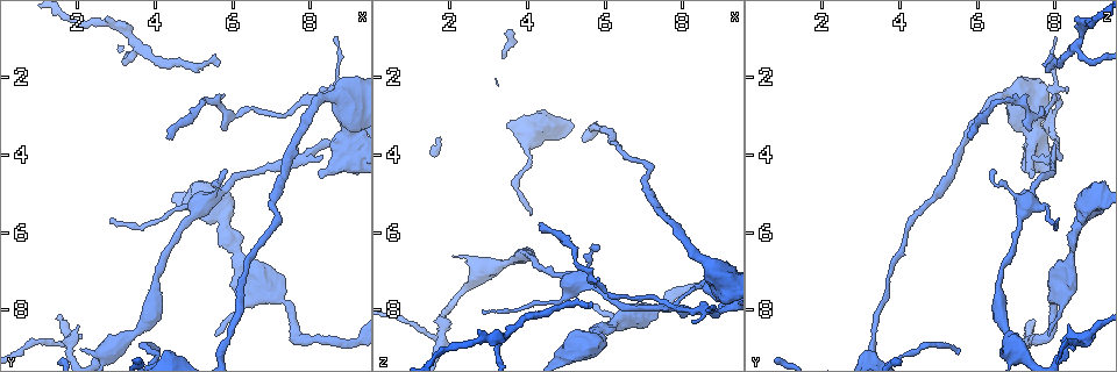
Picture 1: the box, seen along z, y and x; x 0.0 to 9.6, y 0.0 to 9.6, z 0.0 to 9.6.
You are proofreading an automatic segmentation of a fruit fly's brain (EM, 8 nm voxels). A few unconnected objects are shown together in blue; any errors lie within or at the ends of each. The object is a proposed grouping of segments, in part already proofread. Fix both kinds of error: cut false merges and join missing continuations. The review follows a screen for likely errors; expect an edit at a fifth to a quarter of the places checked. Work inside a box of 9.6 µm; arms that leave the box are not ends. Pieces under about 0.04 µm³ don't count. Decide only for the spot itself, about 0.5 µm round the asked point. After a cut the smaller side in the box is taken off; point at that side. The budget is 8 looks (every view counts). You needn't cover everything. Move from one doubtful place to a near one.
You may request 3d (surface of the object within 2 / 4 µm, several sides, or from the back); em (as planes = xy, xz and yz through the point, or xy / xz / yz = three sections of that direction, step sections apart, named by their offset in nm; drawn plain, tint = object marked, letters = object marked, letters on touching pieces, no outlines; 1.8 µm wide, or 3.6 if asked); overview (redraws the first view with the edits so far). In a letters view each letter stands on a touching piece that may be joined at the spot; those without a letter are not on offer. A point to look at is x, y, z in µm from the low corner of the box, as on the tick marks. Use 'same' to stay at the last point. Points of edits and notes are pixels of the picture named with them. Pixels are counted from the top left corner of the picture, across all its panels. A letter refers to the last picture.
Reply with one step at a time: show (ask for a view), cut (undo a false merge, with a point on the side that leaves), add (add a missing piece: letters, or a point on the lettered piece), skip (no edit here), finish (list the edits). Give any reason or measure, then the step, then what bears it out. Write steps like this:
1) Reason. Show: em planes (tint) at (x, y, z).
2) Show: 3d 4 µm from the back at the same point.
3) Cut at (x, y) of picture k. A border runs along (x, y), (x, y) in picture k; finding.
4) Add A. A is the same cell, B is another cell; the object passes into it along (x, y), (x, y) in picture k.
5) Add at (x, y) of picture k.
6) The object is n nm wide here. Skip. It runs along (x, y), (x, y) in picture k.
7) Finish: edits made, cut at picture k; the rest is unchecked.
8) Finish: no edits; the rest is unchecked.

Tapers out. Show: 3d 2 µm at (5.85, 3.35, 7.35).

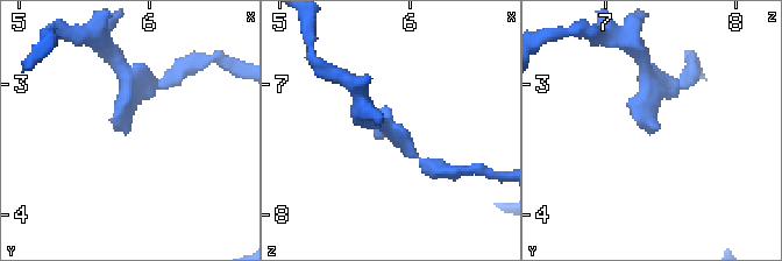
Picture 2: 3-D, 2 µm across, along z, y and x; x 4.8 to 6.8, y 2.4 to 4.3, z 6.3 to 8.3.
Show: em xy step 16 (letters) at (5.84, 3.38, 7.32).

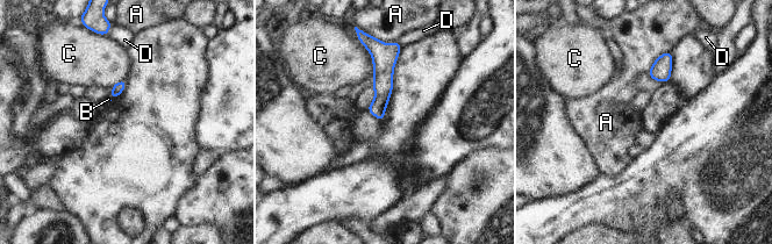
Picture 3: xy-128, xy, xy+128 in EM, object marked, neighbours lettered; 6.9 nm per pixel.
Skip. A, B, C and D are other cells; none of them fits.

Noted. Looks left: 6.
Branch stops here. Show: em xy step 8 (letters) at (5.65, 1.70, 7.85).

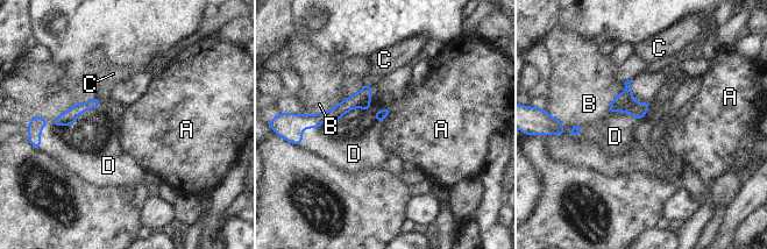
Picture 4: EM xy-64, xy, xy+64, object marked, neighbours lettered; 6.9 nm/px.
Add D. D is the same cell, A, B and C are other cells; the object passes into it along (624, 102), (629, 112), (615, 136) in picture 4; it goes on there.

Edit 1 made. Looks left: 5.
Long arm stops here. Show: 3d 2 µm at (4.35, 3.65, 5.75).

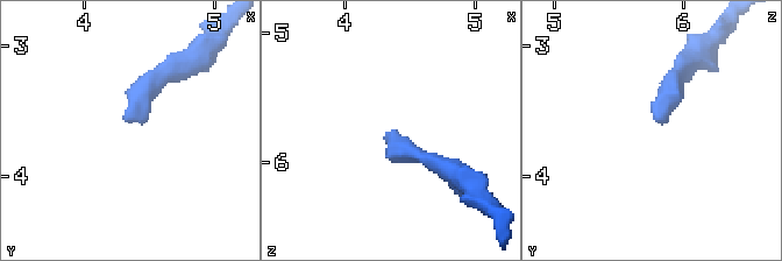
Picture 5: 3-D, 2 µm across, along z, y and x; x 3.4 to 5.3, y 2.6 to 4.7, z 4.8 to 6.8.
Show: em planes (tint) at (4.28, 3.56, 5.78).

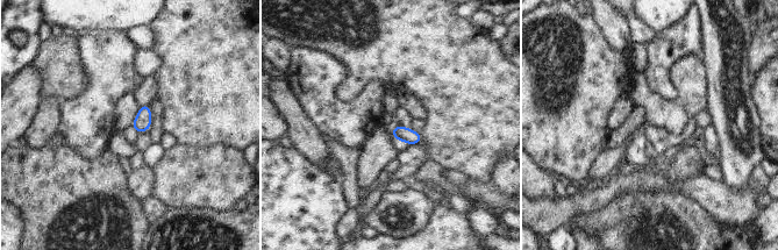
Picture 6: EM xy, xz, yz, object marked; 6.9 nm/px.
Show: em planes (letters) at the same point.

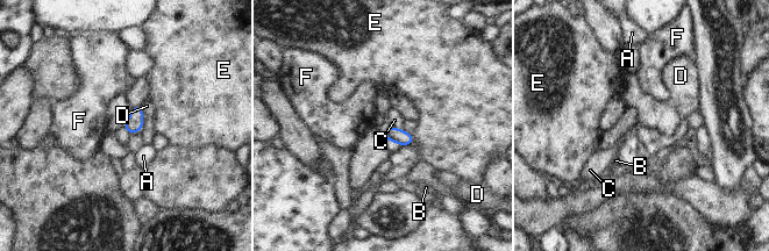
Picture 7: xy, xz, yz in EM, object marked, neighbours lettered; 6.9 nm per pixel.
The object is 100 nm wide here. Add C. C is the same cell, A, B, D, E and F are other cells; the object passes into it along (394, 135), (394, 128), (394, 120) in picture 7; it goes on there.

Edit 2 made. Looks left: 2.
Finish: edits made, add at picture 4, add at picture 7; the rest is unchecked.

